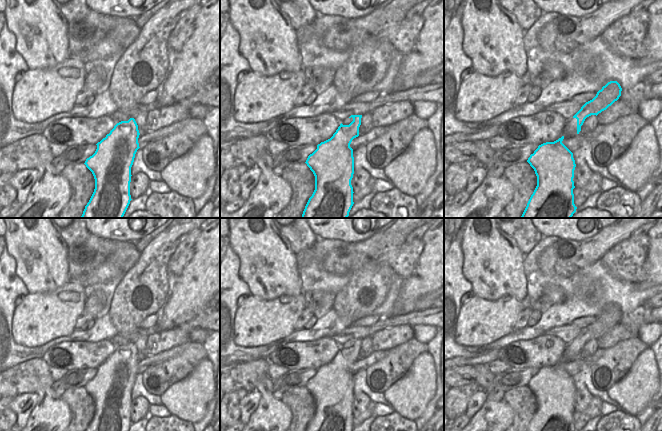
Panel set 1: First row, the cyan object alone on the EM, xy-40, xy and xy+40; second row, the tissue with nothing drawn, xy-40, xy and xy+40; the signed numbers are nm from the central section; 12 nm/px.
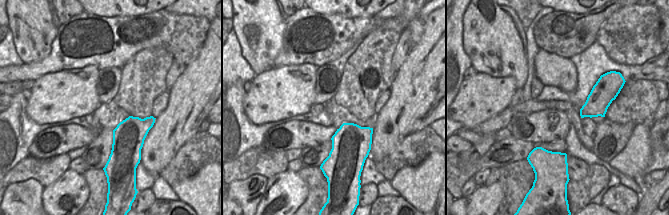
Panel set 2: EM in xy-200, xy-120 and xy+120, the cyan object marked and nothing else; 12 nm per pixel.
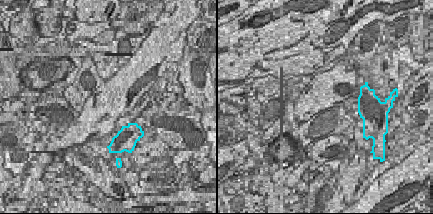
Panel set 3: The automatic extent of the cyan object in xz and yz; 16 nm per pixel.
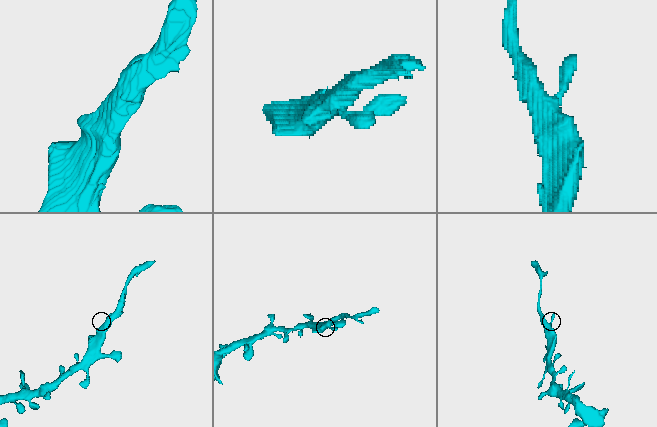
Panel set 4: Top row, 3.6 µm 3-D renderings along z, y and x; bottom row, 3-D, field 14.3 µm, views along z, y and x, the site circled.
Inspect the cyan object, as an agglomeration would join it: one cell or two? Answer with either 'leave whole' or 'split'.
leave whole

